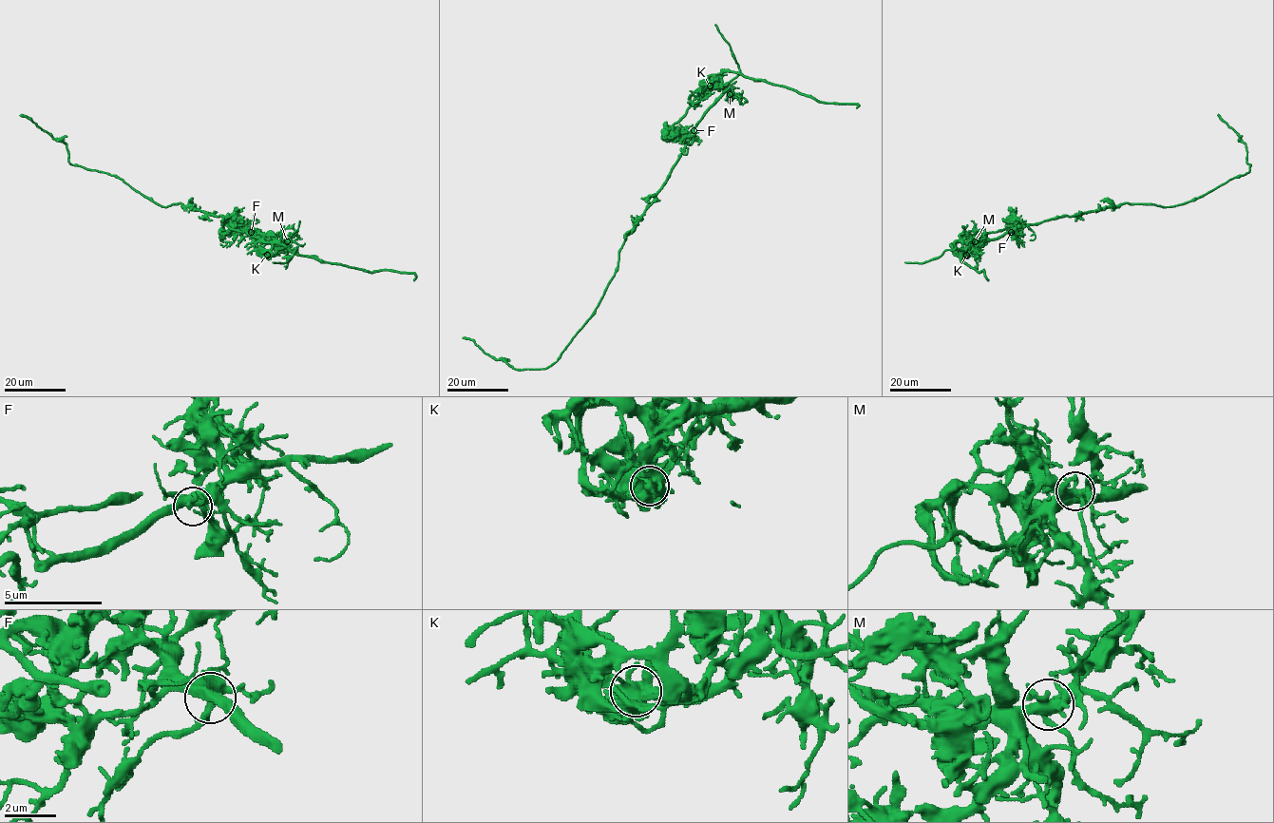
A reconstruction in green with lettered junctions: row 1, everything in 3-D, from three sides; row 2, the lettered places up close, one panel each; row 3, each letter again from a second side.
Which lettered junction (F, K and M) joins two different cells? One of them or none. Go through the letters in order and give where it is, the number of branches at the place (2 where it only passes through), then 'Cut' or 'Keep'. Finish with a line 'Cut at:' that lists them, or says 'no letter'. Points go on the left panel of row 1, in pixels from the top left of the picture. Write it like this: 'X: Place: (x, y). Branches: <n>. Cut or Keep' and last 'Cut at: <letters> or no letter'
F: Place: (251, 232). Branches: 3. Keep
K: Place: (267, 255). Branches: 5. Cut
M: Place: (287, 241). Branches: 7. Keep
Cut at: K

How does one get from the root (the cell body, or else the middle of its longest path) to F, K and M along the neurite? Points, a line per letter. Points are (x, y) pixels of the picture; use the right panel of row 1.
F: (1085, 212), (1025, 224), (1011, 232)
K: (1085, 212), (1016, 227), (996, 239), (974, 242), (966, 255)
M: (1085, 212), (1025, 224), (996, 239), (975, 241)

